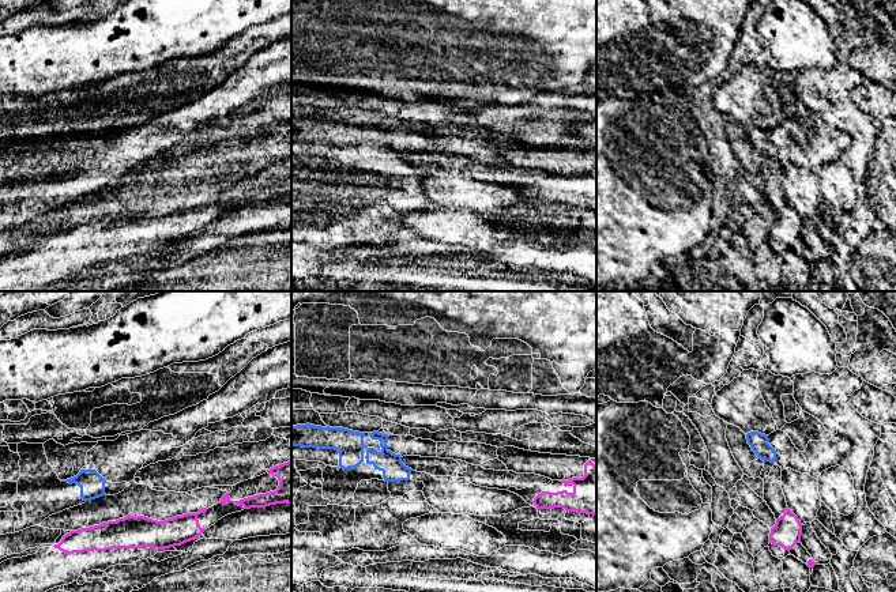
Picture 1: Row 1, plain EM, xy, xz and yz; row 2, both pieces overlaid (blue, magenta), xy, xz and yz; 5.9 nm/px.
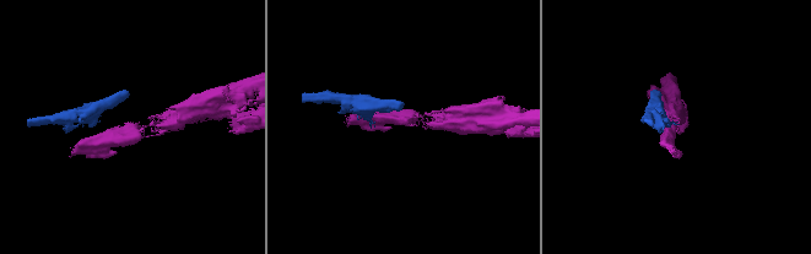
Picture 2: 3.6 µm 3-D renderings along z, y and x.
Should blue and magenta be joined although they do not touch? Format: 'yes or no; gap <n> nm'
no; gap 150 nm

